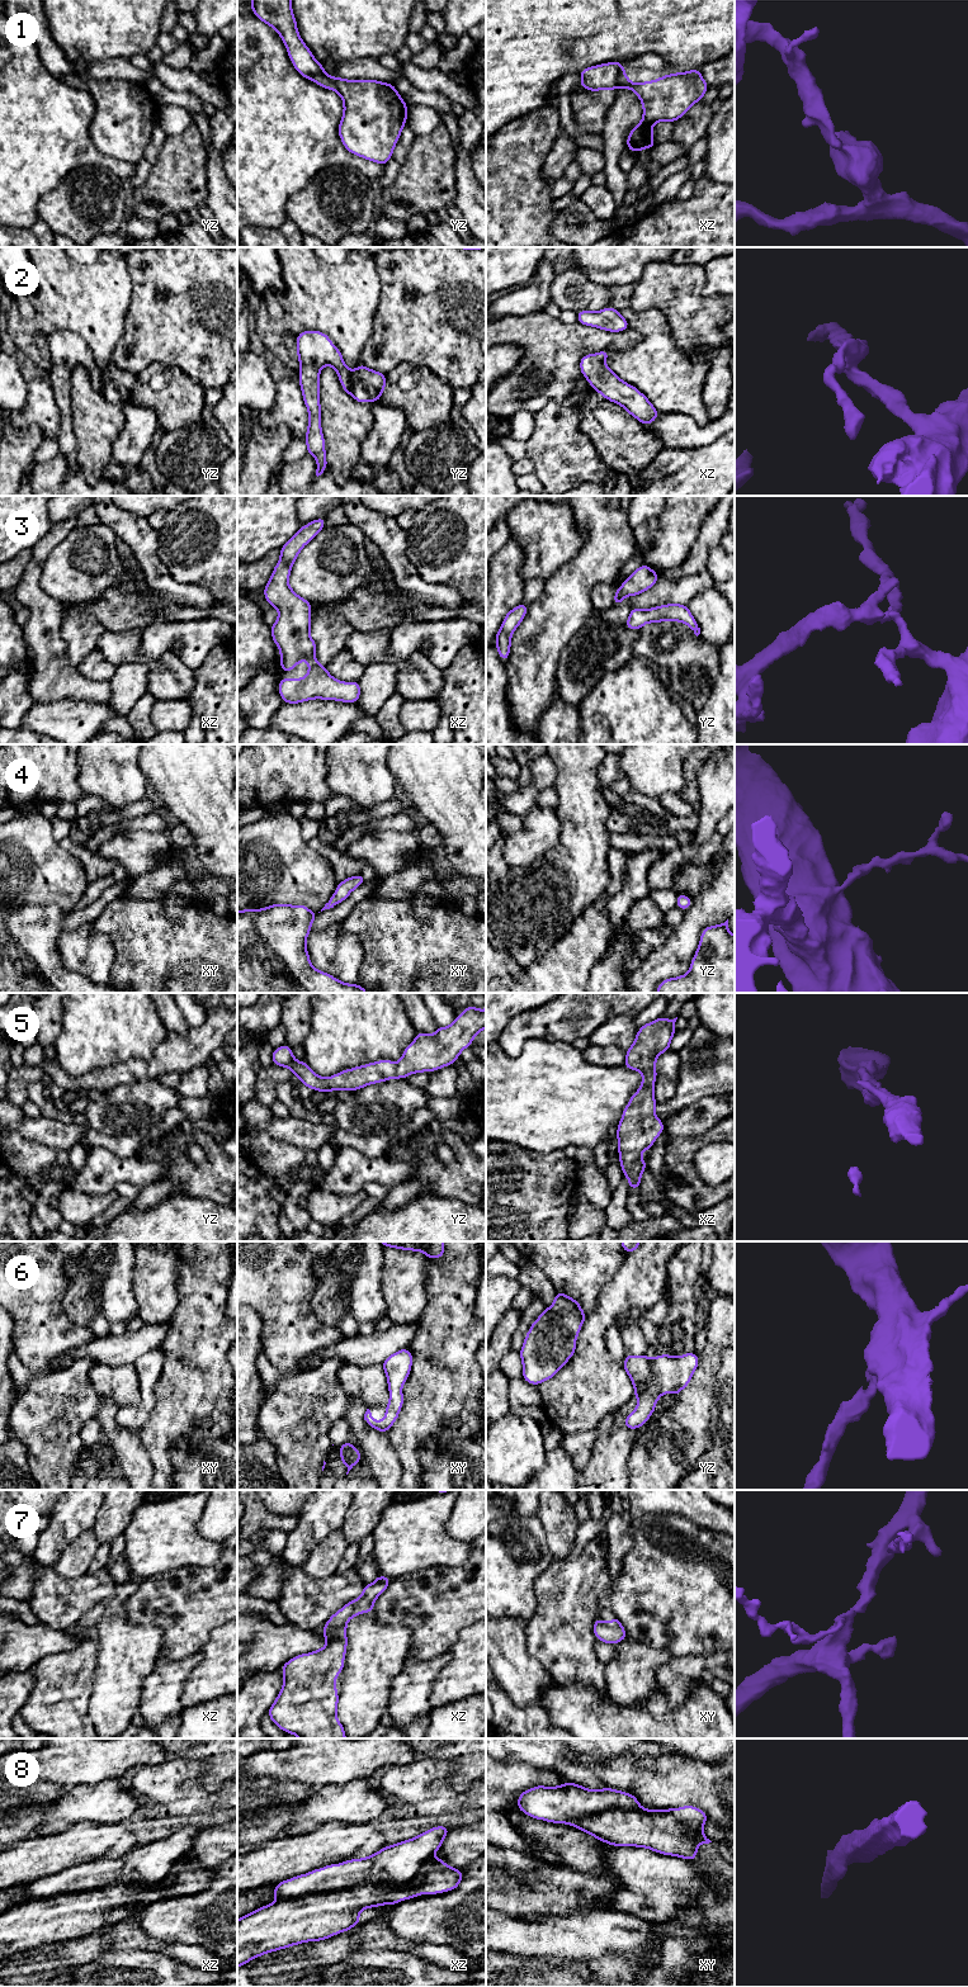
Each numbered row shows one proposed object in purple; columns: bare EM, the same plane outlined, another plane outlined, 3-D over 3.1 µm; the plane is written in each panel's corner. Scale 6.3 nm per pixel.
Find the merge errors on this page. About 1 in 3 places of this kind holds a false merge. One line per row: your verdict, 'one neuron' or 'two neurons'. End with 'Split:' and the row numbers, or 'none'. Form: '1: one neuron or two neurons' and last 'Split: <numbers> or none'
1: two neurons
2: one neuron
3: one neuron
4: one neuron
5: one neuron
6: one neuron
7: one neuron
8: two neurons
Split: 1, 8

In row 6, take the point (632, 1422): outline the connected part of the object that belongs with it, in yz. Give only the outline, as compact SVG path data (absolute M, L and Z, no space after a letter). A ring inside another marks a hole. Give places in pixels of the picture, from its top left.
M691 1352L680 1357L661 1354L651 1359L646 1356L625 1354L624 1371L634 1386L637 1408L628 1414L623 1427L638 1429L653 1414L657 1400L664 1392L675 1394L686 1387L699 1364L699 1357Z

